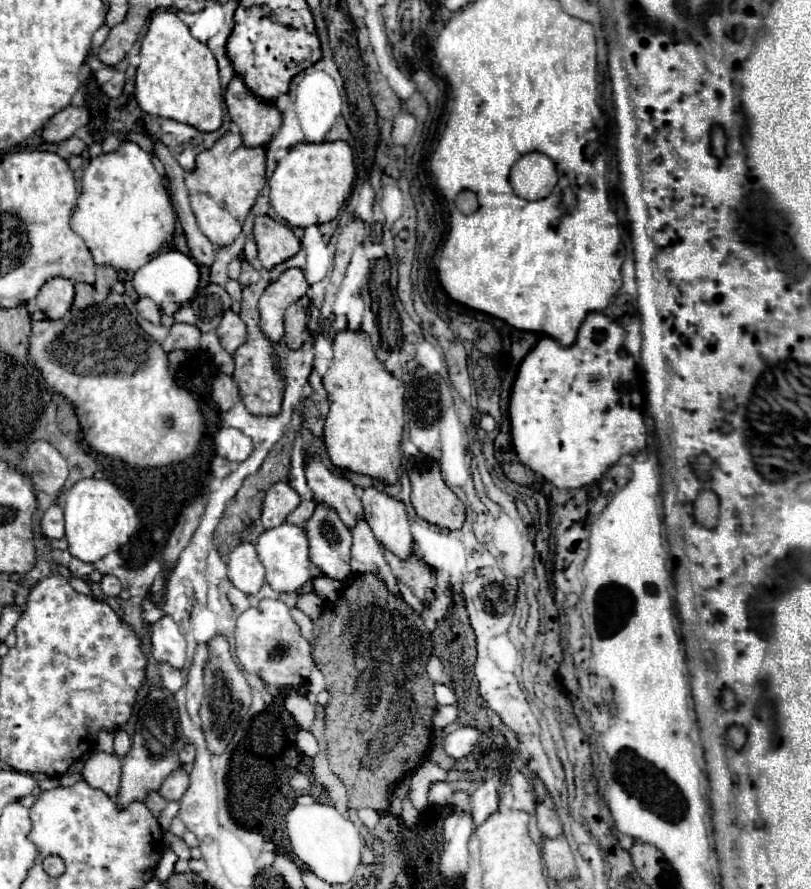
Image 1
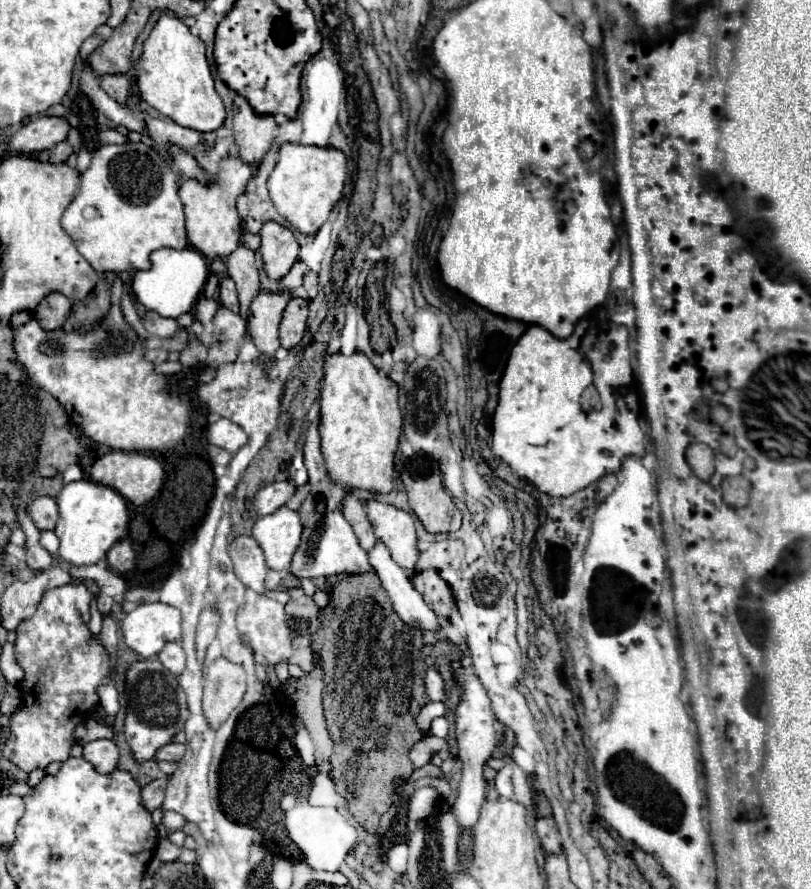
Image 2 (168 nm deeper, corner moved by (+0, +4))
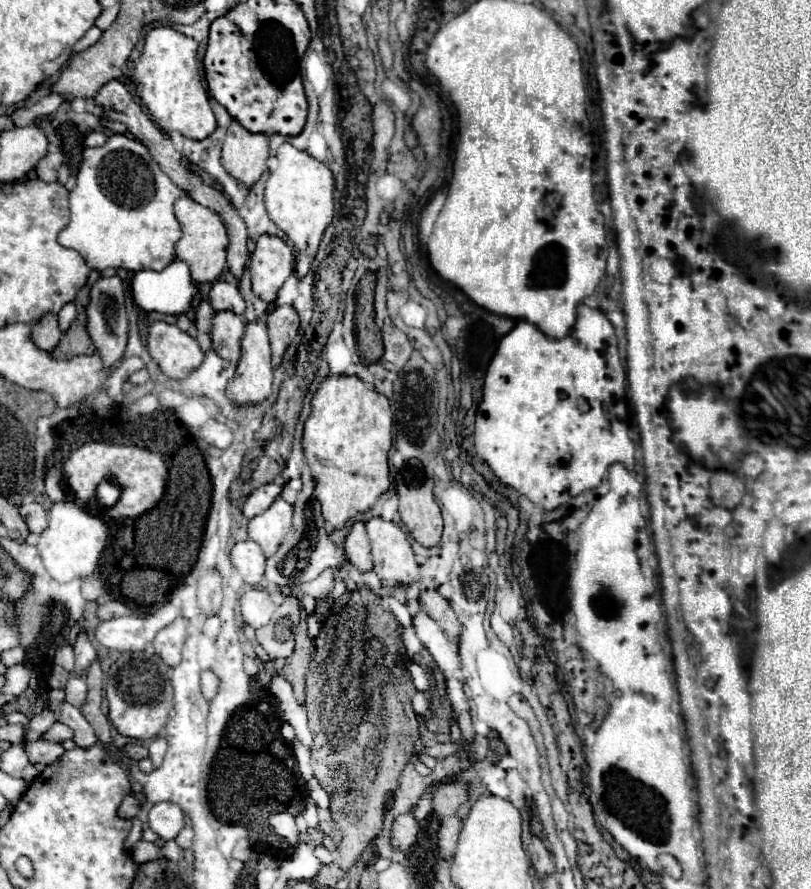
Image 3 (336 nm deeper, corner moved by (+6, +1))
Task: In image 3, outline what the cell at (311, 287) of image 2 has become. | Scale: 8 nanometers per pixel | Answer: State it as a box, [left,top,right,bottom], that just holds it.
[264,143,334,277]

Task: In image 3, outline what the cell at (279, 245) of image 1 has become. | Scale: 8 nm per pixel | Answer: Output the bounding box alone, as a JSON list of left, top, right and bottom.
[250,235,294,301]

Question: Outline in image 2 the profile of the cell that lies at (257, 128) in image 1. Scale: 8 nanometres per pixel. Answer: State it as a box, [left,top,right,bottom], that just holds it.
[232,94,278,166]

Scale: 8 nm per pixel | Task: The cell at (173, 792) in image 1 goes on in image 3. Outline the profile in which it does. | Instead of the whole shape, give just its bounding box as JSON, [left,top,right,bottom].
[118,795,140,819]

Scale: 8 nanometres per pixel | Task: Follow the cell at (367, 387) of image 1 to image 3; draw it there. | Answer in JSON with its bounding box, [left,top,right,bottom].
[302,375,392,527]

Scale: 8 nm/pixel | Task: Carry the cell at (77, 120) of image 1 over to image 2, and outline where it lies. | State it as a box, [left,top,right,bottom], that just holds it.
[8,116,70,156]

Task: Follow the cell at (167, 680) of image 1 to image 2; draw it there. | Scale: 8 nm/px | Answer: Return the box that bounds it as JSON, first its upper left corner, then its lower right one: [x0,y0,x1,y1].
[158,642,186,676]

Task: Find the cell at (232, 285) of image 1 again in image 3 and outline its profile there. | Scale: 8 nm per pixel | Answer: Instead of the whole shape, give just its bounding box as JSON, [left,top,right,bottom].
[210,281,246,315]

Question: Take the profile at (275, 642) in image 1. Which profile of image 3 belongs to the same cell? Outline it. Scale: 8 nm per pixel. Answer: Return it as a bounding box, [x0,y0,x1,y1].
[240,589,276,629]

